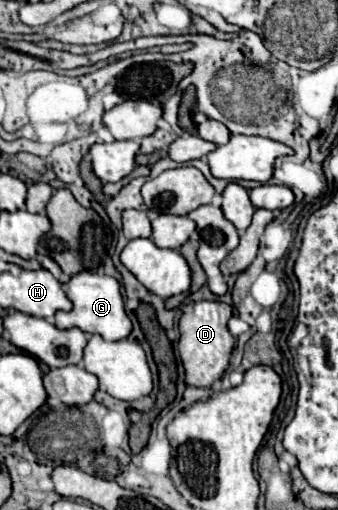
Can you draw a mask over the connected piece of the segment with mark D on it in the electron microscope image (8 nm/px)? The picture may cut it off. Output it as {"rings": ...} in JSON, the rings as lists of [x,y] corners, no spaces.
{"rings":[[[198,301],[190,311],[181,316],[178,327],[180,332],[180,358],[186,369],[186,385],[208,387],[220,379],[228,367],[234,337],[230,335],[226,323],[232,317],[232,307],[220,301]]]}

